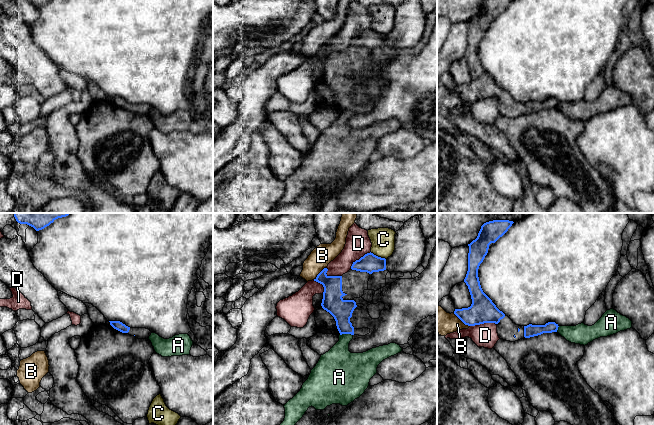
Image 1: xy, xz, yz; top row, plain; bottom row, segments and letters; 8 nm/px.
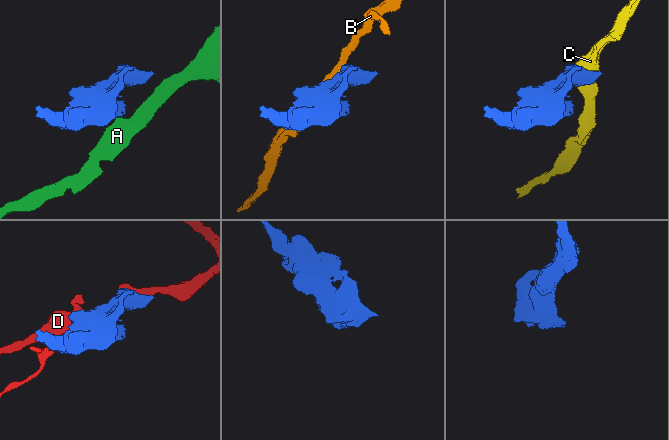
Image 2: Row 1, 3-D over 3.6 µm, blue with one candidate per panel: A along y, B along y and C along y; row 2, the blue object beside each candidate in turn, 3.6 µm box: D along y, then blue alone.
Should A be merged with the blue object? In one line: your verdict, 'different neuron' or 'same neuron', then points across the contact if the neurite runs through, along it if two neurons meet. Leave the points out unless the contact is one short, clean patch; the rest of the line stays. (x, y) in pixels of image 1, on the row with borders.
different neuron; border xz (352, 334), (340, 335)

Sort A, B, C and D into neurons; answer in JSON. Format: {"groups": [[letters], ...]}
{"groups": [["A"], ["B"], ["C"], ["D"]]}

